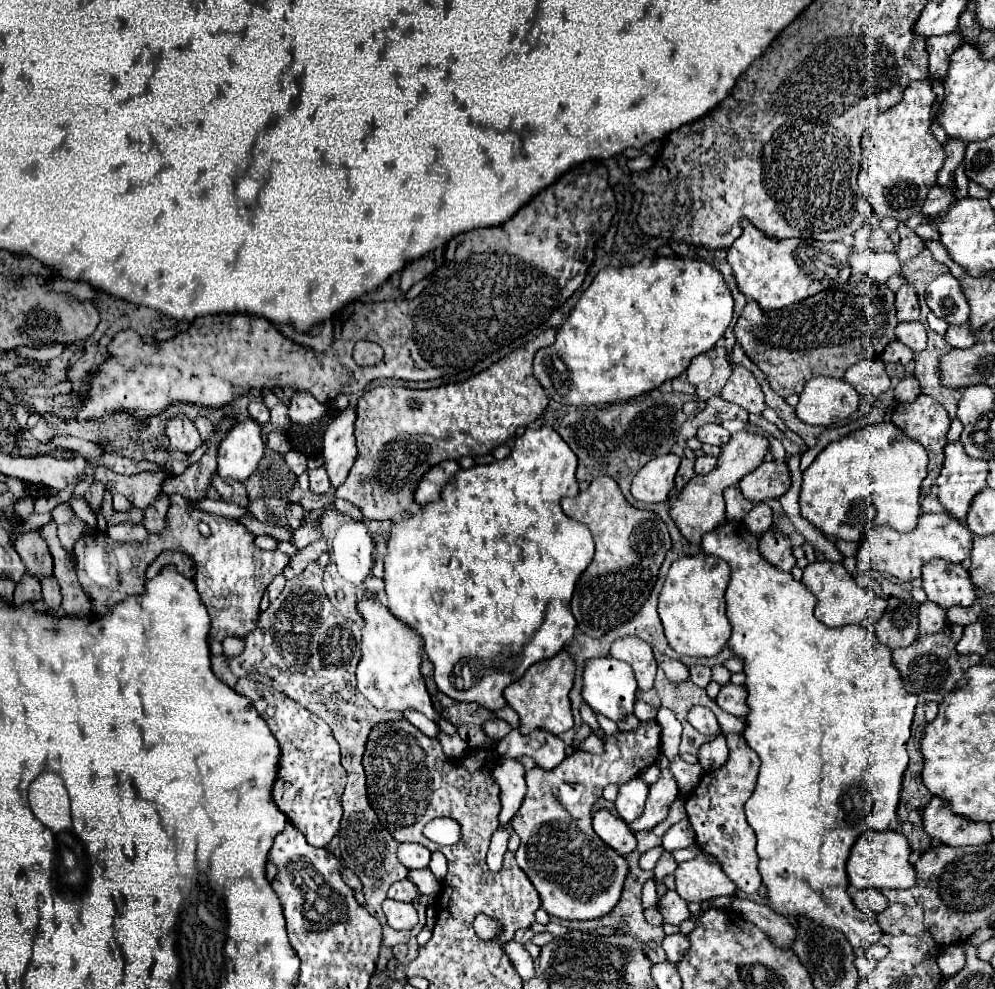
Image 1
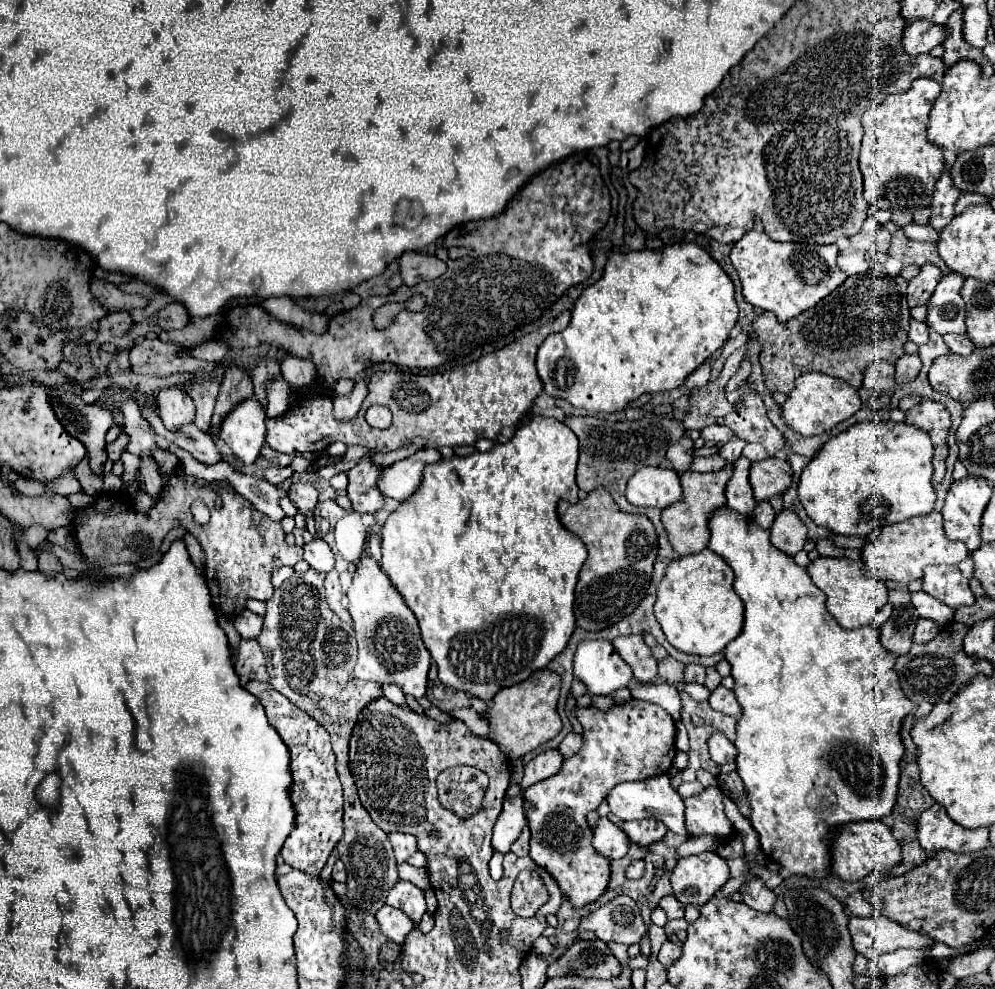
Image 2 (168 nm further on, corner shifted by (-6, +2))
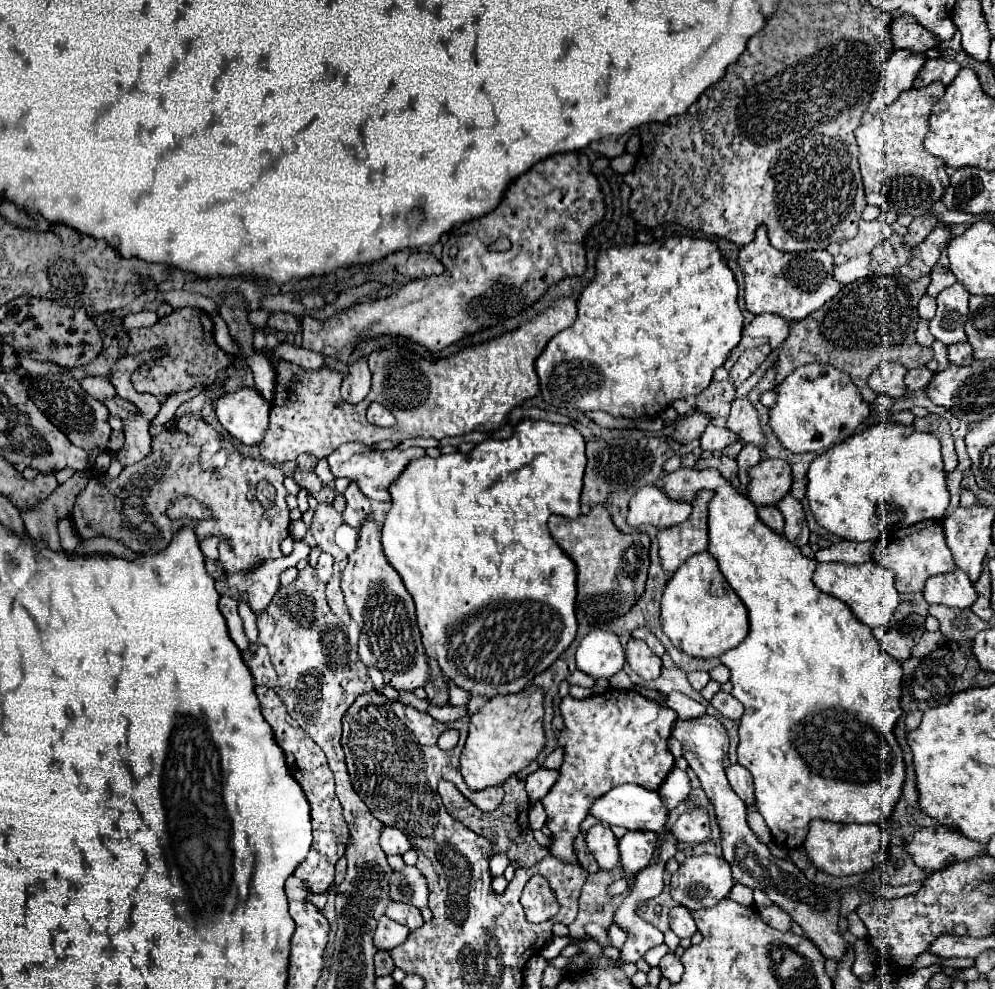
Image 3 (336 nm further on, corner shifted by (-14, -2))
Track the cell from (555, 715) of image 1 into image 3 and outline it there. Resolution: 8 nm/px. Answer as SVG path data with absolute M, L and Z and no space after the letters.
M535 685L515 693L499 695L487 701L471 715L469 737L461 753L461 775L471 791L483 791L507 781L507 777L525 769L543 751L543 691Z

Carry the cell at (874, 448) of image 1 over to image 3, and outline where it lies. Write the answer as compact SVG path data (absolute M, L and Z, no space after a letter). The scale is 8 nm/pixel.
M895 421L871 425L851 435L847 441L827 449L809 465L807 479L807 501L817 523L849 541L869 541L889 529L909 527L927 519L943 519L949 505L939 439Z

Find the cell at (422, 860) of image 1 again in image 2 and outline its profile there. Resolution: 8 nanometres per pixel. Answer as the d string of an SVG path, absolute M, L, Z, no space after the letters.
M389 833L389 841L393 845L393 853L397 863L405 863L417 851L417 837L405 833Z

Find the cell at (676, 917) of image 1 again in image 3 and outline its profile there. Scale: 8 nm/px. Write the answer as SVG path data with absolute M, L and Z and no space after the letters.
M681 905L675 907L675 909L671 909L669 921L671 921L671 931L673 931L677 937L681 937L681 939L693 937L693 933L697 931L695 921L693 921L689 909L683 909Z

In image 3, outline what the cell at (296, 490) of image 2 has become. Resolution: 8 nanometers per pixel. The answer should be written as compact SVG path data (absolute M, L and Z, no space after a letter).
M299 455L297 459L297 469L295 469L295 483L303 489L307 489L309 493L315 493L315 491L321 491L323 483L321 479L315 475L315 465L317 465L317 459L313 455Z

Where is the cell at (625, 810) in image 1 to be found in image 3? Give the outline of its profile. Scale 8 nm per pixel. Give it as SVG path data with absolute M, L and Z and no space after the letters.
M633 783L619 785L615 789L611 789L609 793L605 793L603 797L599 797L591 805L589 815L593 815L595 819L599 819L601 823L607 823L607 825L619 825L629 831L653 831L659 835L667 829L667 819L669 819L669 813L665 811L665 803L659 797L659 793L643 789Z

